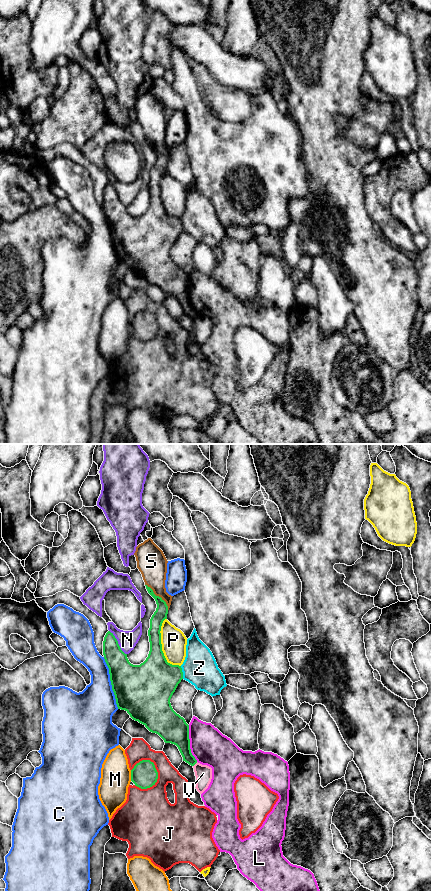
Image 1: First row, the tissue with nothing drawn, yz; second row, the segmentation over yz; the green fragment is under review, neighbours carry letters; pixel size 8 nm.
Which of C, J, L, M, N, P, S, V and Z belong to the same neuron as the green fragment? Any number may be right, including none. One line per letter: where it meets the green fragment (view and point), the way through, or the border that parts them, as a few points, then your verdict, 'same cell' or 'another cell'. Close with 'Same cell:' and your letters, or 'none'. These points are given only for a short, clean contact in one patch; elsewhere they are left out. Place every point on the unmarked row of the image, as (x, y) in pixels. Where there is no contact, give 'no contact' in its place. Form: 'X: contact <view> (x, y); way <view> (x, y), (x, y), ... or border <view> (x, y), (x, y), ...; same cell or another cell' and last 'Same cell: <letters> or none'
C: contact yz (111, 235); another cell
J: contact yz (156, 333); another cell
L: contact yz (189, 295); another cell
M: contact yz (131, 327); another cell
N: contact yz (117, 194); another cell
P: contact yz (161, 198); another cell
S: contact yz (158, 148); another cell
V: contact yz (195, 315); border yz (197, 314), (193, 318); another cell
Z: contact yz (182, 224); another cell
Same cell: none

